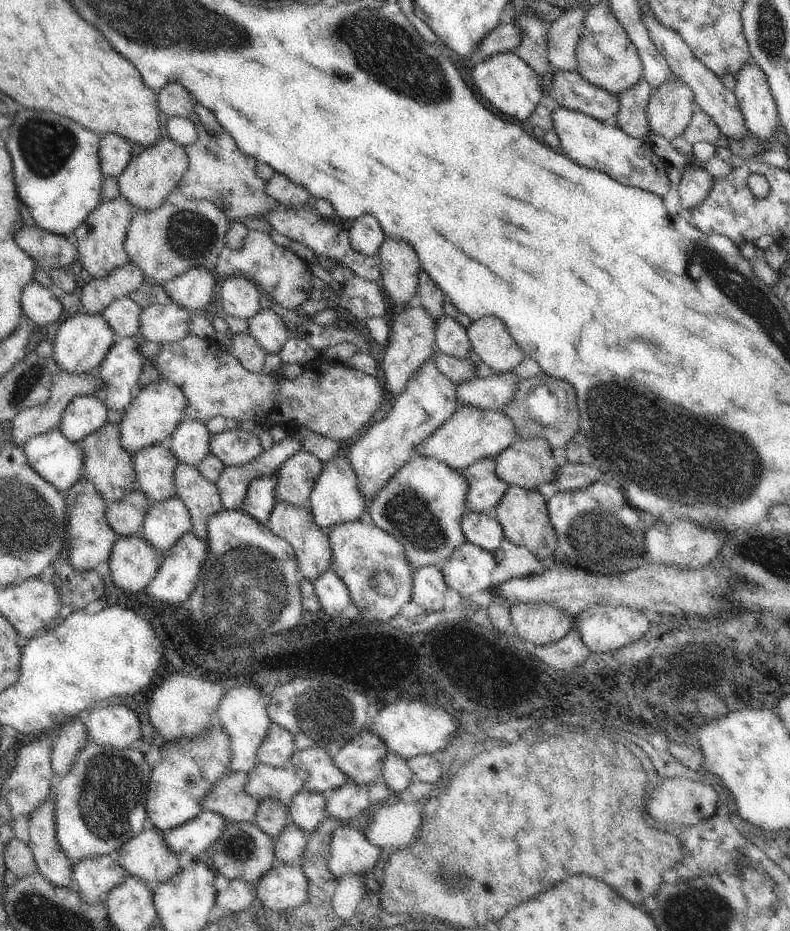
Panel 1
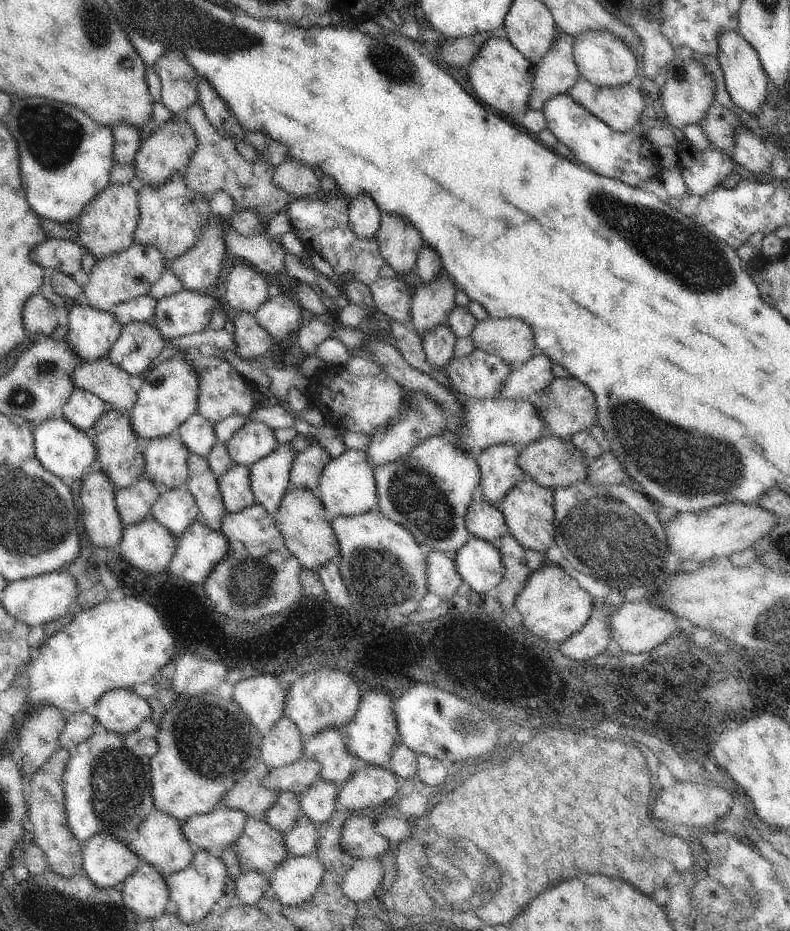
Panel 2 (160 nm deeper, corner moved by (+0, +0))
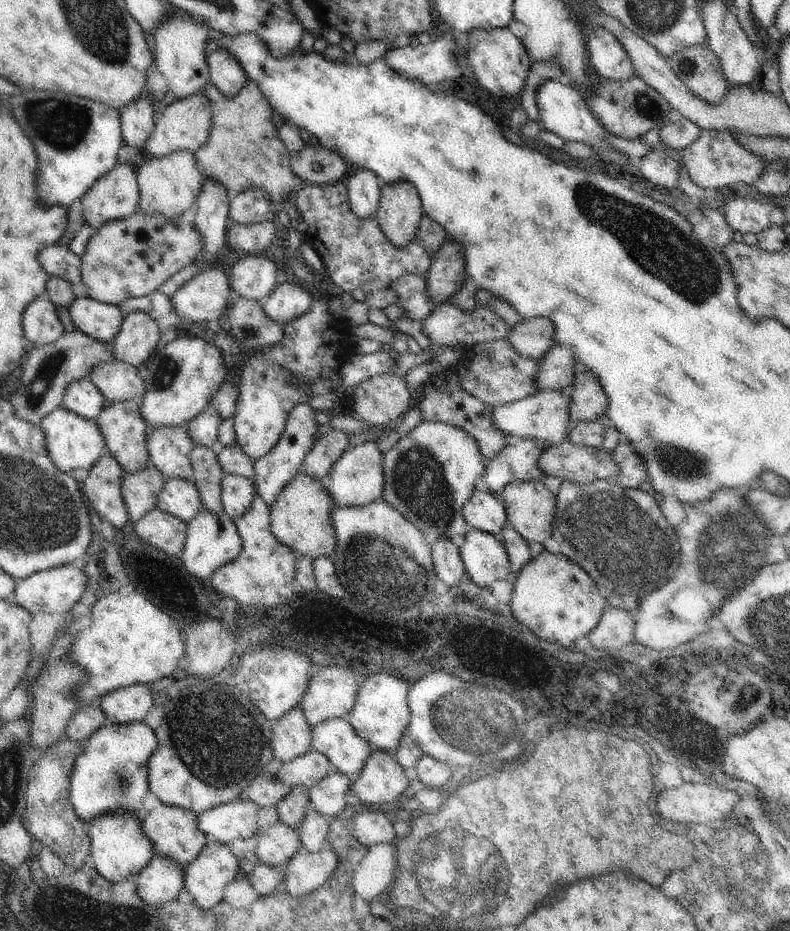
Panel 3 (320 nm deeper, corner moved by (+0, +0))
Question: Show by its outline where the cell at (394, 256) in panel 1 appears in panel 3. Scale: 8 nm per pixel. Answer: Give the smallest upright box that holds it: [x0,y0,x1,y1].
[376,182,422,247]

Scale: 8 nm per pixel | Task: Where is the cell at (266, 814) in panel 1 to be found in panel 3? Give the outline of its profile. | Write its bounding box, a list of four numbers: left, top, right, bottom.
[277,785,310,830]

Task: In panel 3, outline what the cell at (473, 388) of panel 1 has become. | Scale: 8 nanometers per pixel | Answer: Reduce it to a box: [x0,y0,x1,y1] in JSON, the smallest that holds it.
[537,344,578,392]

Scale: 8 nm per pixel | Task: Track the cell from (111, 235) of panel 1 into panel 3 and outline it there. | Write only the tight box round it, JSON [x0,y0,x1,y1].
[80,163,139,232]

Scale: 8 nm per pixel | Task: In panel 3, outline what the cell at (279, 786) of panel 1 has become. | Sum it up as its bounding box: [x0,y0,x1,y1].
[277,748,332,789]

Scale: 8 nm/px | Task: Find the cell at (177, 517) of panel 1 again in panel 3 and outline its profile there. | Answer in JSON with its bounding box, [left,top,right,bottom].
[157,477,204,524]

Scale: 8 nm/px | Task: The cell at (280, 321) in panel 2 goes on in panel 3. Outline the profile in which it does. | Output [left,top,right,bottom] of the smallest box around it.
[263,281,313,326]

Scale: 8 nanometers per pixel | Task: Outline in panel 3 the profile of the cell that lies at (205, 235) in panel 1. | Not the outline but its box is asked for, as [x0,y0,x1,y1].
[135,150,203,217]

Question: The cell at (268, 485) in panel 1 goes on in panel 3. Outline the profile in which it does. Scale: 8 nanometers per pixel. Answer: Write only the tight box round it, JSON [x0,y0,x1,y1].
[253,403,320,506]

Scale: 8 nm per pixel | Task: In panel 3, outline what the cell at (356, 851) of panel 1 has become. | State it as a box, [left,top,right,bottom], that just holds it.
[353,809,397,848]

